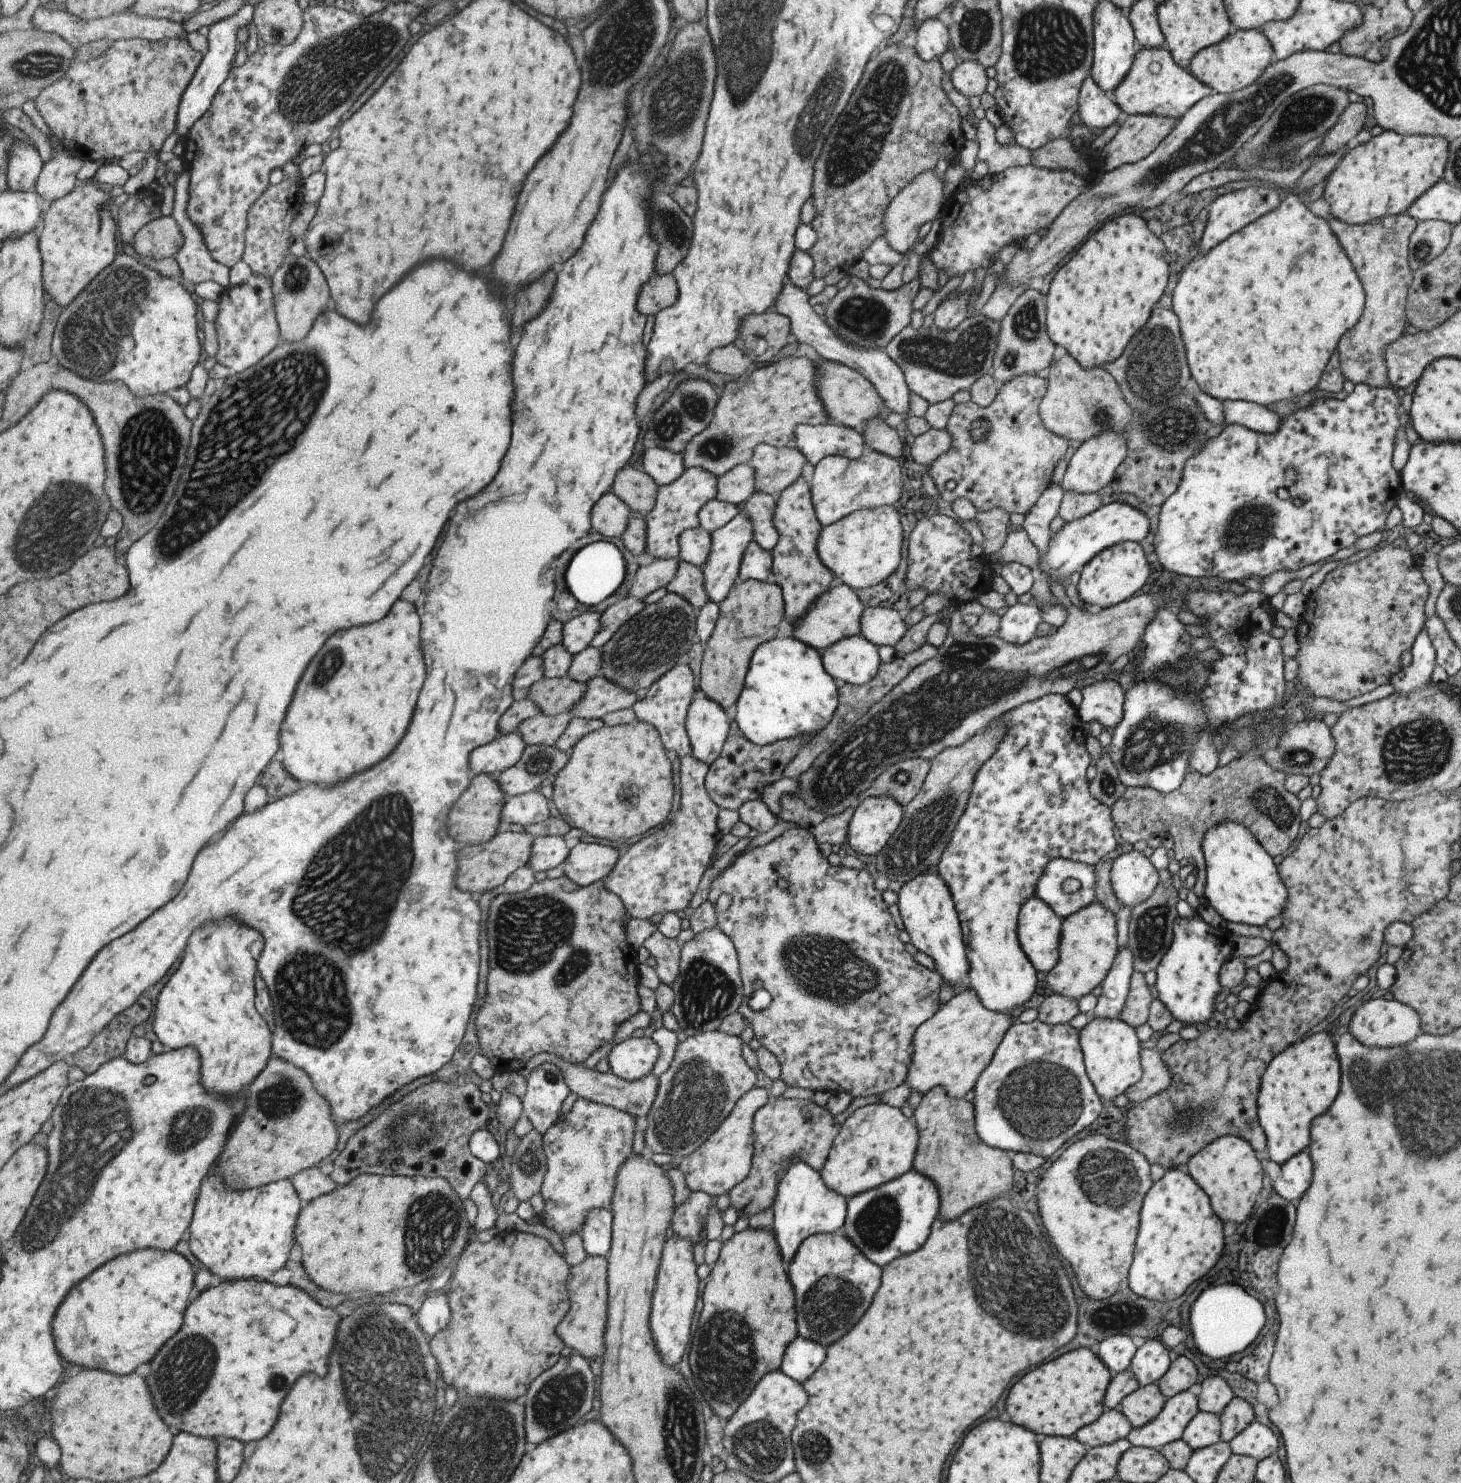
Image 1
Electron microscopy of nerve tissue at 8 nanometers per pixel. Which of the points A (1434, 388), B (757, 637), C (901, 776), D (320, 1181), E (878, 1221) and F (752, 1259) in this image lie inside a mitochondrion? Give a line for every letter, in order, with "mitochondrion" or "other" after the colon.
A: other
B: other
C: mitochondrion
D: other
E: mitochondrion
F: other

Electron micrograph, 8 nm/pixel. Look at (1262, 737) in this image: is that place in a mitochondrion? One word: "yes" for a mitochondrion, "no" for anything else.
yes

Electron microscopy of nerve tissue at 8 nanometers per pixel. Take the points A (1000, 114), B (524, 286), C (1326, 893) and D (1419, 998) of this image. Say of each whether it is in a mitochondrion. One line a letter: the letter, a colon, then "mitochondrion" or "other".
A: other
B: other
C: other
D: other

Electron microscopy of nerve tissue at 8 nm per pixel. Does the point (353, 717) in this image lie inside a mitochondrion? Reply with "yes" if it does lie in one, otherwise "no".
no

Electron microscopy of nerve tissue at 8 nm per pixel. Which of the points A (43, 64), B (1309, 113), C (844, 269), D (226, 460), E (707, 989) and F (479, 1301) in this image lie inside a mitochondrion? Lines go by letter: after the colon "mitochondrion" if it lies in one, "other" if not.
A: mitochondrion
B: mitochondrion
C: other
D: mitochondrion
E: mitochondrion
F: other

